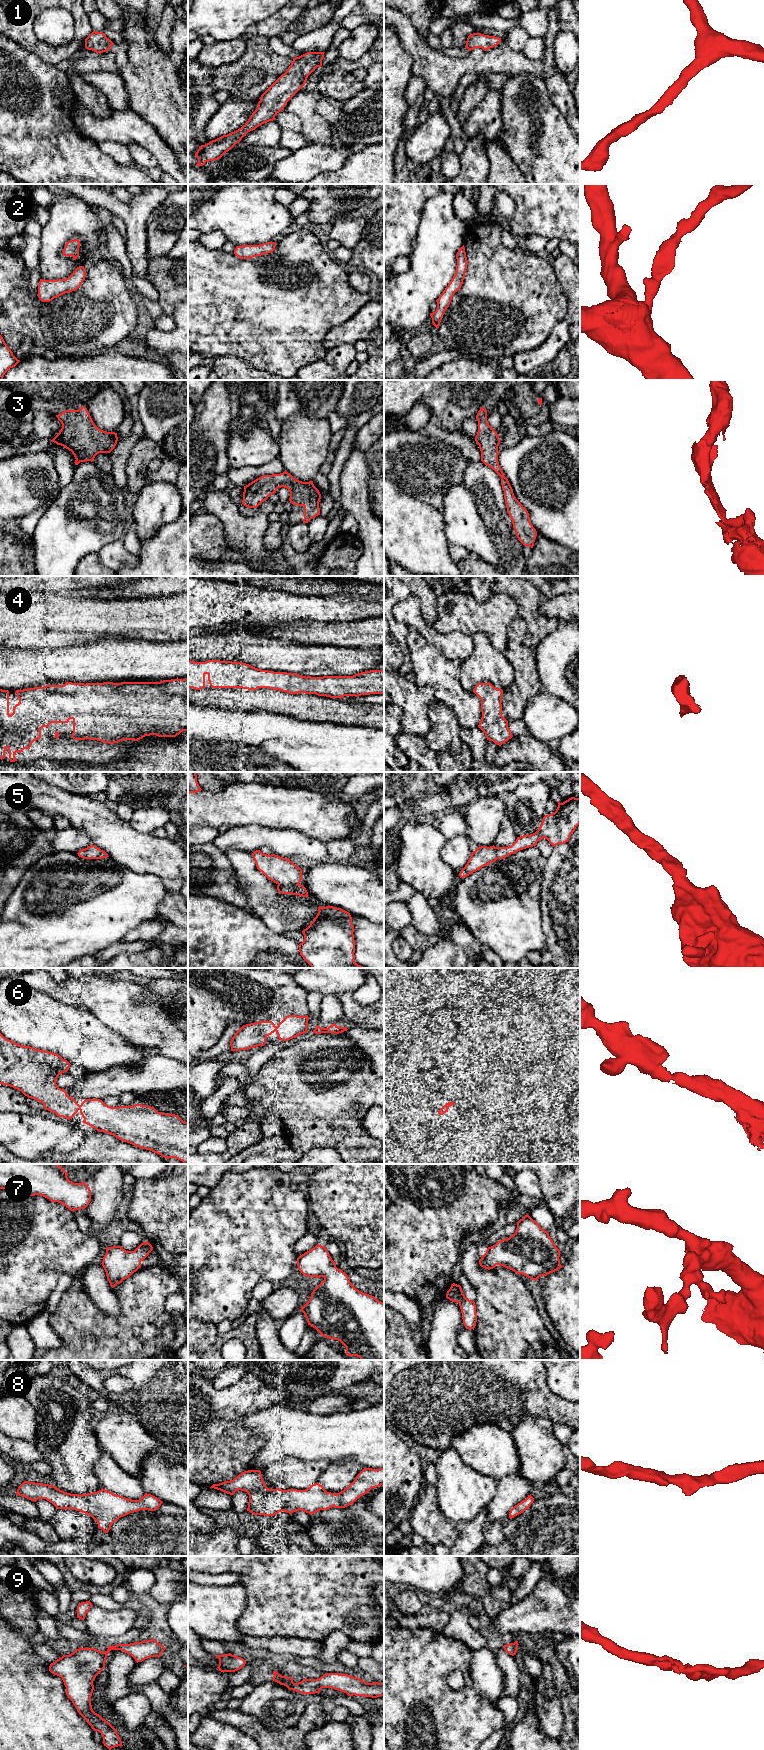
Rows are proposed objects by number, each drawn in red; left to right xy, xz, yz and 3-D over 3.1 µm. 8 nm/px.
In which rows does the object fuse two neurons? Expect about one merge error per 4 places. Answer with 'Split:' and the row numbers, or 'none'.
Split: none

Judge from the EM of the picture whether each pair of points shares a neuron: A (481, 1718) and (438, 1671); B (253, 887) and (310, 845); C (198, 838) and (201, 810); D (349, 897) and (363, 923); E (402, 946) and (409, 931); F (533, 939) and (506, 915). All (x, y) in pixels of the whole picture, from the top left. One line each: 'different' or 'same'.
A: same
B: different
C: different
D: different
E: different
F: same

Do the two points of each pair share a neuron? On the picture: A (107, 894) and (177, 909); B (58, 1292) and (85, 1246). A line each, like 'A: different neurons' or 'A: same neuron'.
A: different neurons
B: different neurons

